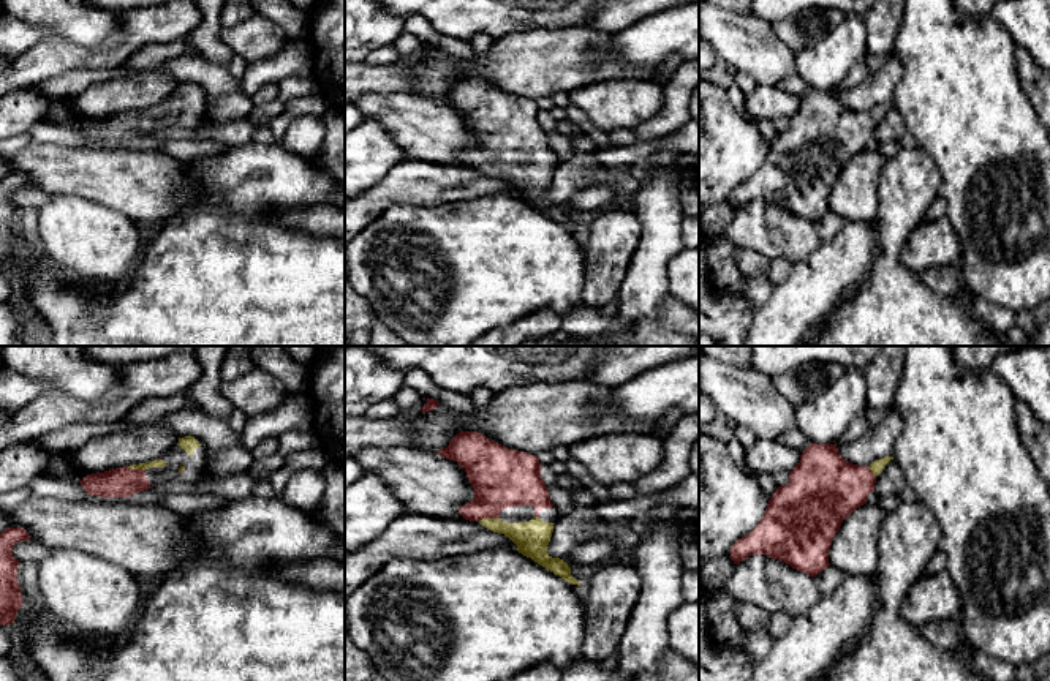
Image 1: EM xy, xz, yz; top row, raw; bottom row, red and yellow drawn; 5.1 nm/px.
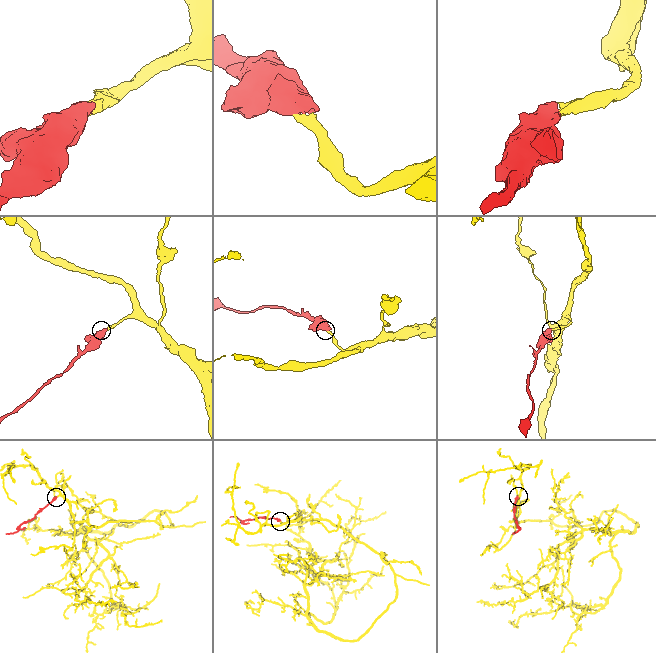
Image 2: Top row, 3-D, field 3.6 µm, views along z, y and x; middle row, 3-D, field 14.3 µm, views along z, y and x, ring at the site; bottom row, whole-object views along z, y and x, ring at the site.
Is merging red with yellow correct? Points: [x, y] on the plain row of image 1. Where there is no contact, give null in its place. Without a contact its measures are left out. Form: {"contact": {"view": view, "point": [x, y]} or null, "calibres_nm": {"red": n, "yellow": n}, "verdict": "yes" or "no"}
{"contact": {"view": "xz", "point": [489, 163]}, "calibres_nm": {"red": 300, "yellow": 180}, "verdict": "yes"}

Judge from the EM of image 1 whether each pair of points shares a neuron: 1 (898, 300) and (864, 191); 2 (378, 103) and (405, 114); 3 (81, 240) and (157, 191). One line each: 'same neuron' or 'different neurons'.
1: different neurons
2: same neuron
3: different neurons

